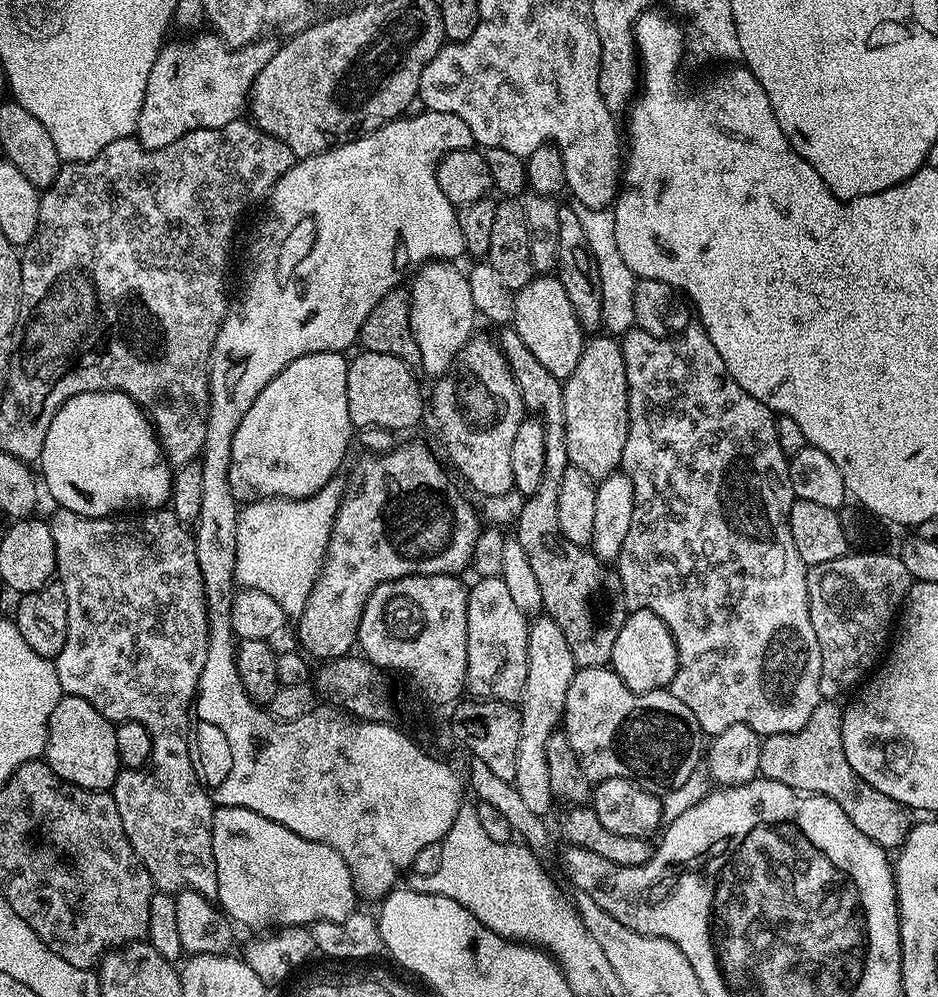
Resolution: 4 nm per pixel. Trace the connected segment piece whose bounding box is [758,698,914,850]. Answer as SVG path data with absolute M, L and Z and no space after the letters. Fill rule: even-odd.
M825 699L814 710L814 714L810 714L810 722L806 722L806 726L802 726L802 730L798 730L794 734L776 734L763 737L760 741L760 753L758 754L759 775L766 780L782 782L798 792L825 796L838 802L838 806L842 806L842 810L846 810L846 818L850 818L850 822L854 822L854 826L858 826L858 830L862 830L862 834L866 834L866 838L873 840L879 848L899 849L905 838L908 837L909 830L912 829L913 813L902 802L870 787L852 769L850 762L846 762L846 750L842 746L844 708L836 704L839 703L835 699Z

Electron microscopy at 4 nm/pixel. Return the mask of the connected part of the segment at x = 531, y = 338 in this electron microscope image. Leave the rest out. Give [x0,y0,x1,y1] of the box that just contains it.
[511,274,586,381]

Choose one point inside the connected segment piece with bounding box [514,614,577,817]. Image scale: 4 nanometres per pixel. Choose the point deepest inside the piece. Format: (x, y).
(551, 667)

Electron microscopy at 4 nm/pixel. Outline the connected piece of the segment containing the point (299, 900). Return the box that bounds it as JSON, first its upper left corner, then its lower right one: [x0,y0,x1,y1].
[212,806,357,930]

